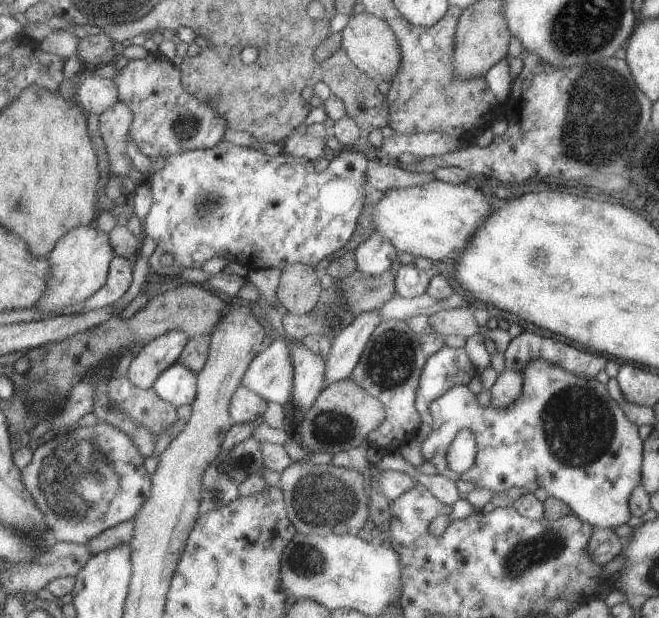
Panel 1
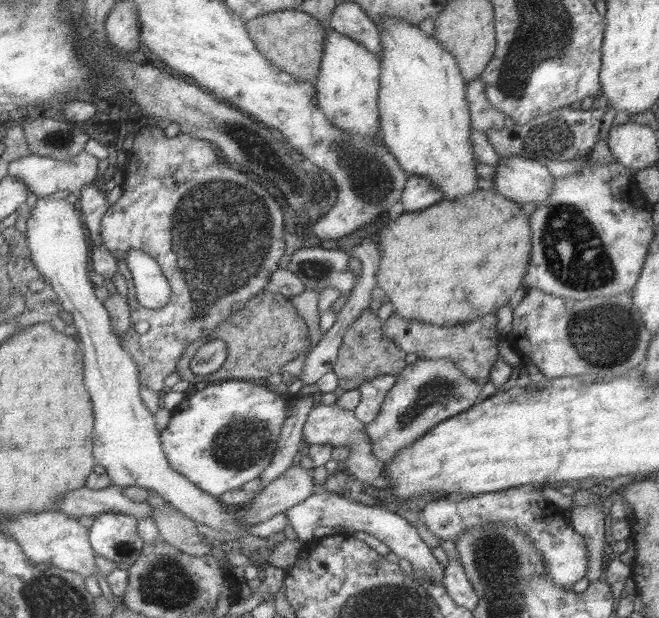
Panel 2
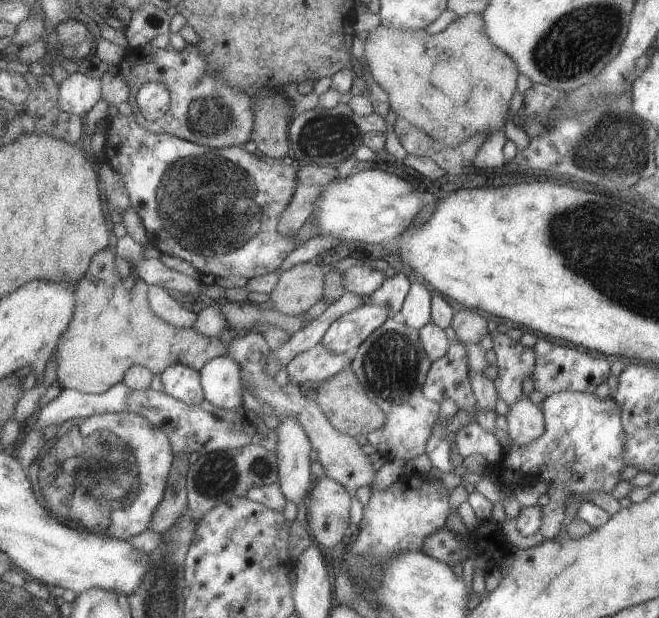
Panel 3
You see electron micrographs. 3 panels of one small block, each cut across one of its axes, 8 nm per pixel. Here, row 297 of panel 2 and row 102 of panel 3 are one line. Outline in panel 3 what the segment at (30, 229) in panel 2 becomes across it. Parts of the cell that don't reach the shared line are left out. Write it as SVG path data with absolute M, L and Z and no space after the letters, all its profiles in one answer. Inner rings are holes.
M73 73L67 80L60 84L59 106L61 110L69 114L85 116L91 112L91 108L104 99L103 80L102 78L91 78L82 73Z

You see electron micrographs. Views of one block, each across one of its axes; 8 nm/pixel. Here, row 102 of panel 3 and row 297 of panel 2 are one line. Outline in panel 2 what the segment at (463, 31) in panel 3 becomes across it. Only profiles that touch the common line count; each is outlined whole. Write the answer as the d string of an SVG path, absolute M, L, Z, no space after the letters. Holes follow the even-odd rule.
M477 189L460 199L441 199L427 209L403 211L396 219L391 217L377 234L377 244L382 248L377 278L378 286L388 295L393 311L407 320L439 326L470 321L491 311L495 314L522 284L529 264L531 230L528 216L520 205L494 189Z

